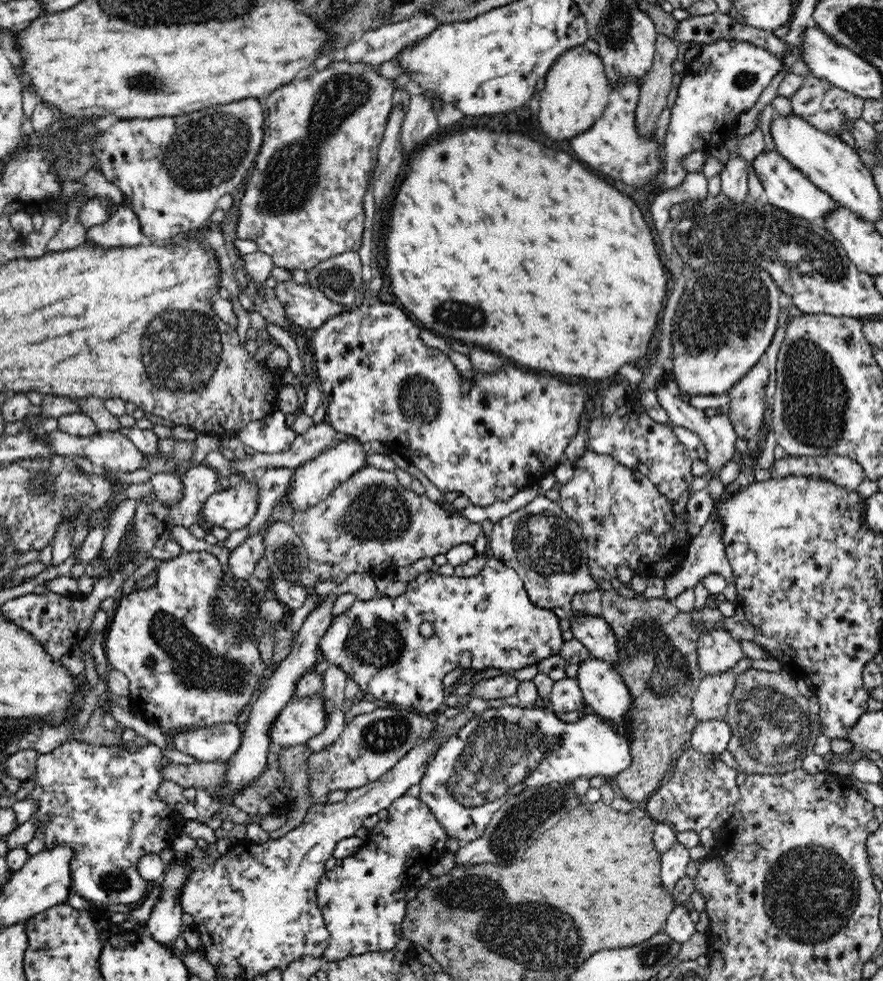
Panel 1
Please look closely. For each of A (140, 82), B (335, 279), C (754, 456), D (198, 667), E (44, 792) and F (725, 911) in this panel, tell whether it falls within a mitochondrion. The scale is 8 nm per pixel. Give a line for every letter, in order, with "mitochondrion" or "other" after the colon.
A: mitochondrion
B: mitochondrion
C: other
D: mitochondrion
E: other
F: other

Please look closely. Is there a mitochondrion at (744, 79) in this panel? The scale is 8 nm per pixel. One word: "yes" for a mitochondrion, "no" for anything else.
yes

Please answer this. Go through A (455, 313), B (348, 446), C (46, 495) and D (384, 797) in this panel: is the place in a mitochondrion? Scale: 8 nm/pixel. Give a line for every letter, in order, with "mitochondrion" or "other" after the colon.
A: mitochondrion
B: other
C: mitochondrion
D: other

